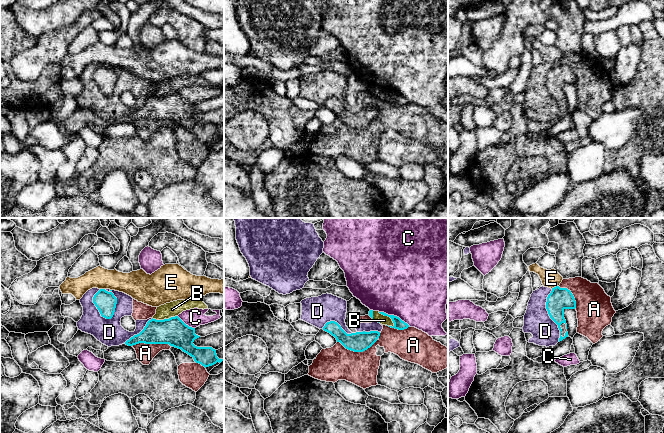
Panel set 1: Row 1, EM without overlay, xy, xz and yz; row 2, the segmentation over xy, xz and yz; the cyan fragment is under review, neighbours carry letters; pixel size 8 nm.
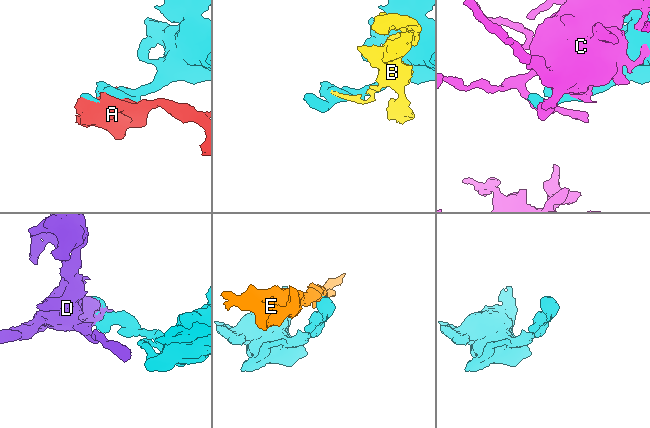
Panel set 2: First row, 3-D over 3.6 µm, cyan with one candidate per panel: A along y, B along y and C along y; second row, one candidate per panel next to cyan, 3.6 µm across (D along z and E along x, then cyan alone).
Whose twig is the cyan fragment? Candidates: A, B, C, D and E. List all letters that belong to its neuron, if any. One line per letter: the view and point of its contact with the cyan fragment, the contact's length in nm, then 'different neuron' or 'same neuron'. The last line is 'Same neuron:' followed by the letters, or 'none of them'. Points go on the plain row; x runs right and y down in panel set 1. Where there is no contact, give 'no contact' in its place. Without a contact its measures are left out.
A: meets cyan in xz at (357, 127); contact 320 nm long; different neuron
B: meets cyan in xy at (164, 95); contact 200 nm long; different neuron
C: meets cyan in xz at (393, 91); contact 280 nm long; different neuron
D: meets cyan in xy at (96, 82); contact 260 nm long; different neuron
E: meets cyan in yz at (554, 63); contact 70 nm long; different neuron
Same neuron: none of them

